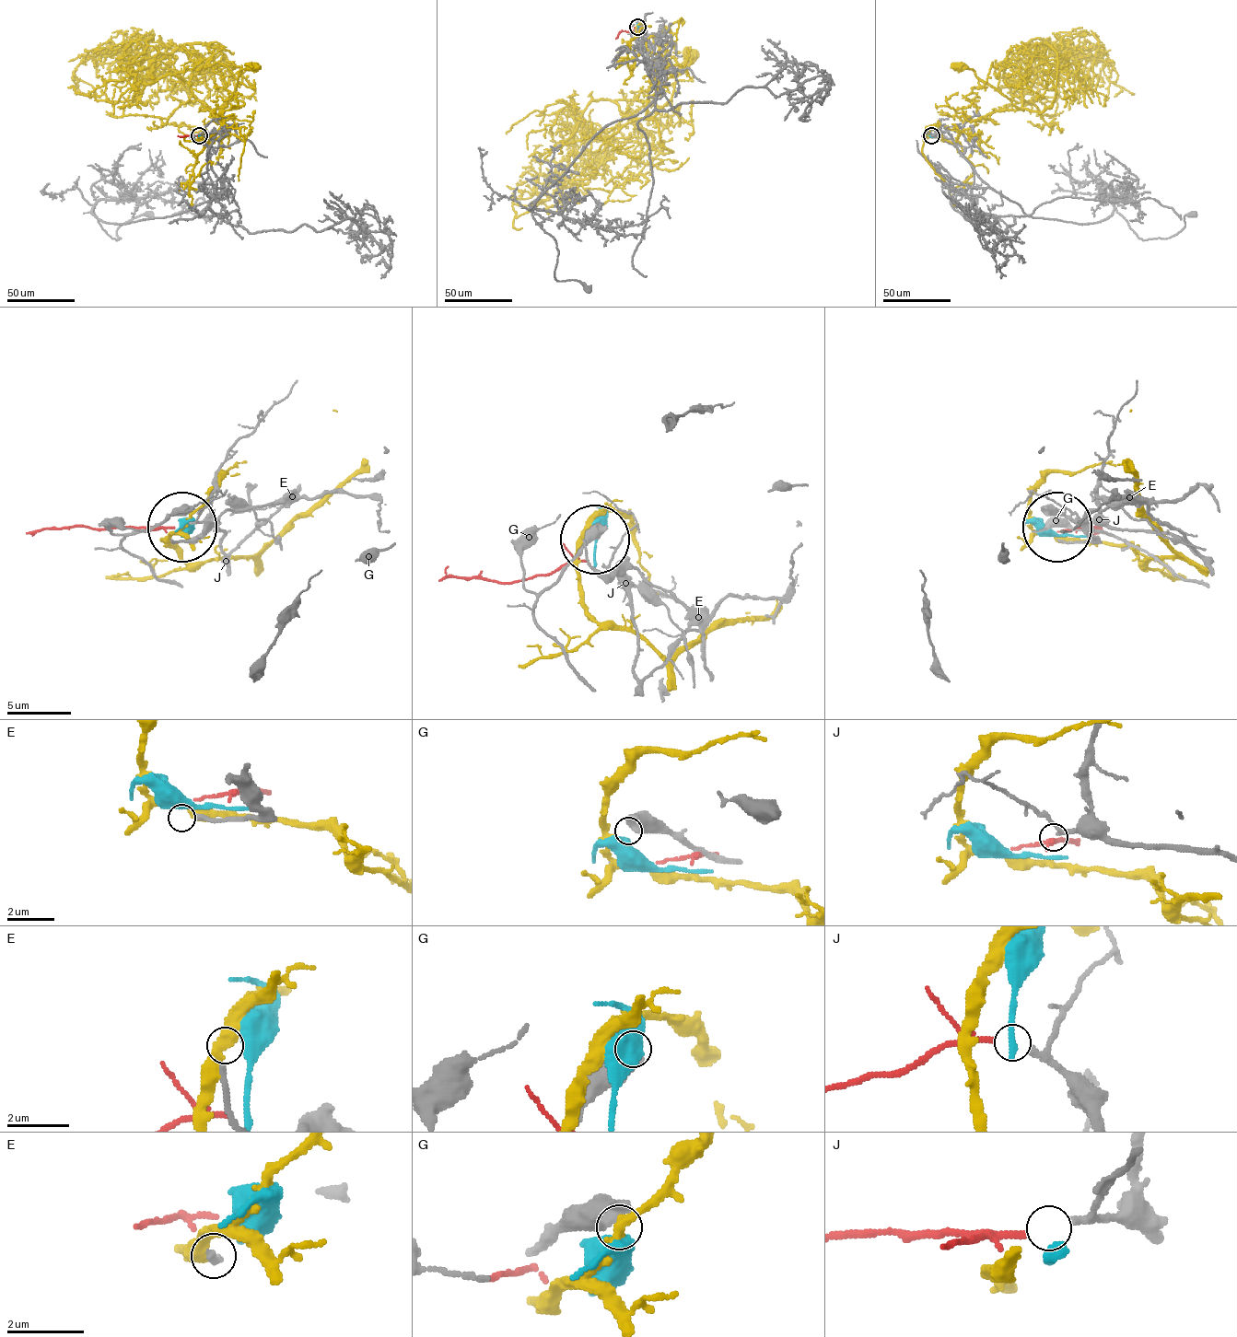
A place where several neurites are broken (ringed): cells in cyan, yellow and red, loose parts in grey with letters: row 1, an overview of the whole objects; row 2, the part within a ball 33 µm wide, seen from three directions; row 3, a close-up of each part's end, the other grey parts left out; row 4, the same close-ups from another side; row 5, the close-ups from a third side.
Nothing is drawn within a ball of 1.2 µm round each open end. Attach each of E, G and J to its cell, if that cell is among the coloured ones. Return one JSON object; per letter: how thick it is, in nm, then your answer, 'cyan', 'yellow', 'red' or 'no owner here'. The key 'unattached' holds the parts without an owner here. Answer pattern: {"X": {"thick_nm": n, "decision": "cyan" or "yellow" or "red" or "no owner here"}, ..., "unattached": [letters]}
{"E": {"thick_nm": 170, "decision": "no owner here"}, "G": {"thick_nm": 550, "decision": "no owner here"}, "J": {"thick_nm": 150, "decision": "red"}, "unattached": ["E", "G"]}

